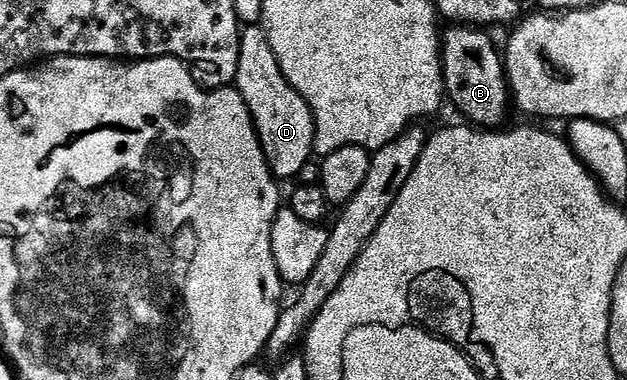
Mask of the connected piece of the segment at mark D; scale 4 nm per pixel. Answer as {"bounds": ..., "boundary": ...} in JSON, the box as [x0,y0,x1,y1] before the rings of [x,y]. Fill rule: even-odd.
{"bounds":[233,25,314,181],"boundary":[[[247,25],[242,28],[233,83],[249,109],[251,120],[255,122],[255,132],[259,134],[259,143],[263,146],[263,155],[272,175],[279,181],[294,180],[302,167],[313,159],[314,117],[301,93],[297,93],[297,89],[293,89],[281,73],[281,65],[277,65],[277,57],[262,26]]]}

